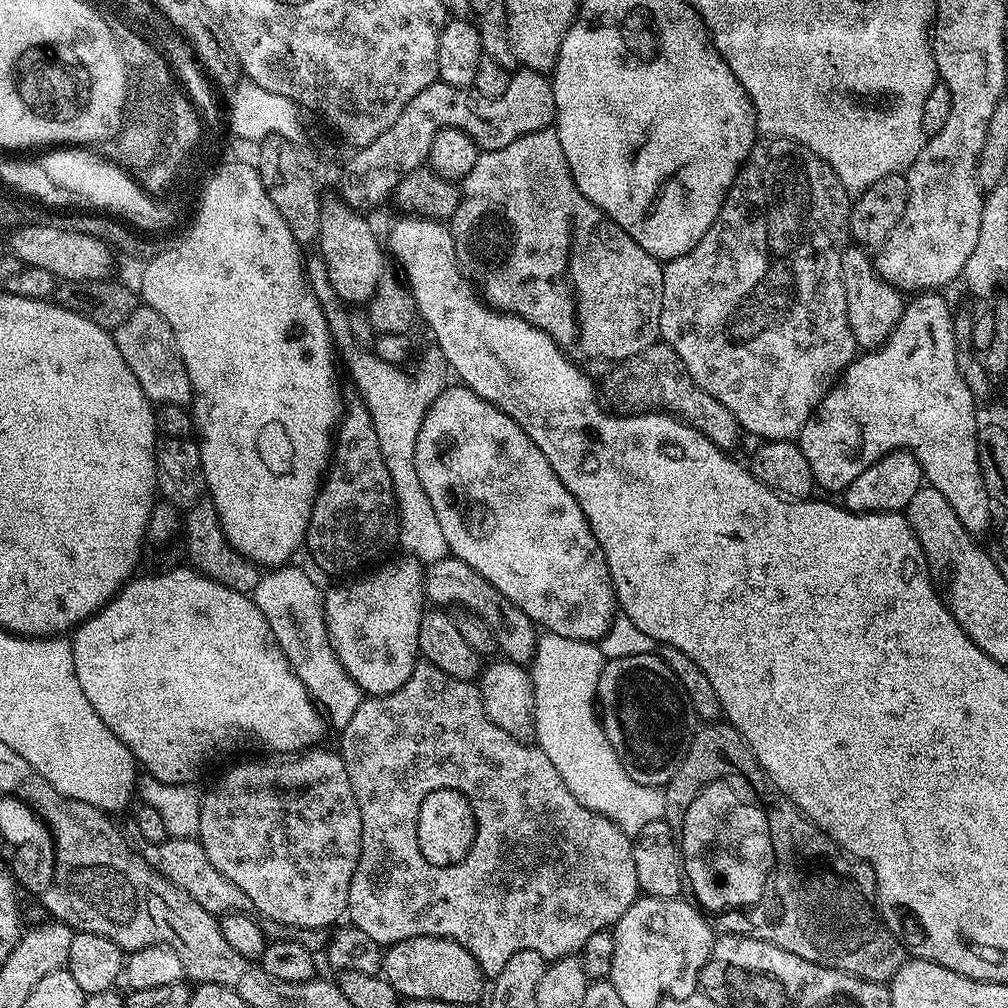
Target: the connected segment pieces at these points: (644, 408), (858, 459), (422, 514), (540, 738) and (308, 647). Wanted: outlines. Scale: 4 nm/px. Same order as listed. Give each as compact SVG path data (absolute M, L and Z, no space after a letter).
M663 342L652 344L628 360L621 360L609 367L602 385L604 400L613 413L622 416L642 416L646 412L671 414L685 424L691 424L706 438L714 441L718 448L725 450L732 450L736 439L742 436L742 429L734 414L730 414L722 402L706 394L692 381L682 358L678 358L676 351Z
M920 294L909 299L896 329L886 343L857 355L822 398L812 417L804 423L798 443L806 462L810 462L812 479L817 489L843 493L844 489L874 462L892 452L910 450L924 471L925 481L934 489L942 490L946 502L954 506L958 522L973 537L980 535L992 524L994 505L988 497L978 466L976 445L976 408L978 402L970 394L956 361L956 325L954 308L940 294Z
M332 324L328 333L332 335L339 359L348 363L348 372L352 375L357 390L361 392L357 393L372 415L374 434L378 436L378 446L400 513L399 547L404 547L403 551L407 555L415 556L424 566L433 564L436 560L443 560L449 555L446 534L442 534L442 526L438 526L438 518L434 518L434 506L430 506L430 498L426 498L426 490L422 490L422 484L418 482L418 472L414 466L414 446L429 406L449 383L448 359L440 348L429 346L424 357L417 362L416 369L407 372L407 367L378 358L371 347L357 340L350 330L350 324Z
M553 632L537 639L536 655L530 661L536 707L534 740L546 758L554 762L554 770L562 774L562 782L566 782L570 794L582 806L610 818L610 822L634 838L642 826L665 819L664 794L660 788L634 782L606 738L594 703L605 663L599 643L562 638Z
M281 566L261 575L256 589L250 594L252 601L262 610L278 646L286 654L294 674L306 686L306 690L326 713L333 729L339 730L354 718L362 699L360 688L350 678L332 648L328 627L324 621L324 592L298 566Z

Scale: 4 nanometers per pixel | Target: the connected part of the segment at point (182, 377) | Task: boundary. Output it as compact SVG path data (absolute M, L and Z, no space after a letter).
M137 306L121 325L114 330L118 354L130 366L130 374L138 378L138 386L153 405L178 404L188 406L192 403L192 387L186 374L186 366L180 357L172 327L147 306Z

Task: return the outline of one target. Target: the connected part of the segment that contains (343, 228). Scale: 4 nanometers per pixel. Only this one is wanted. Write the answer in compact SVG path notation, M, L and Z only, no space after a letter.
M325 199L320 205L320 238L318 241L318 253L329 268L330 283L338 292L340 299L348 306L367 305L376 290L379 280L383 275L382 269L382 244L376 241L376 232L367 224L365 217L357 212L355 208L348 207L339 199Z

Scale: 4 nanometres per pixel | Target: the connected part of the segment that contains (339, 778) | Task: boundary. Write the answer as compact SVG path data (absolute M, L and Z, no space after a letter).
M316 746L291 758L260 758L264 760L256 760L253 764L236 764L209 792L205 791L202 796L202 822L198 839L202 850L206 850L210 858L210 866L214 866L218 874L224 874L226 878L230 878L230 882L234 882L238 890L243 890L250 897L250 902L254 902L257 913L263 919L283 924L288 930L298 928L328 930L337 923L335 920L339 916L343 917L347 913L350 882L354 878L354 870L360 857L362 814L358 814L358 802L354 798L354 790L350 790L350 778L346 778L346 766L342 762L339 751L323 752L322 749L323 747Z

